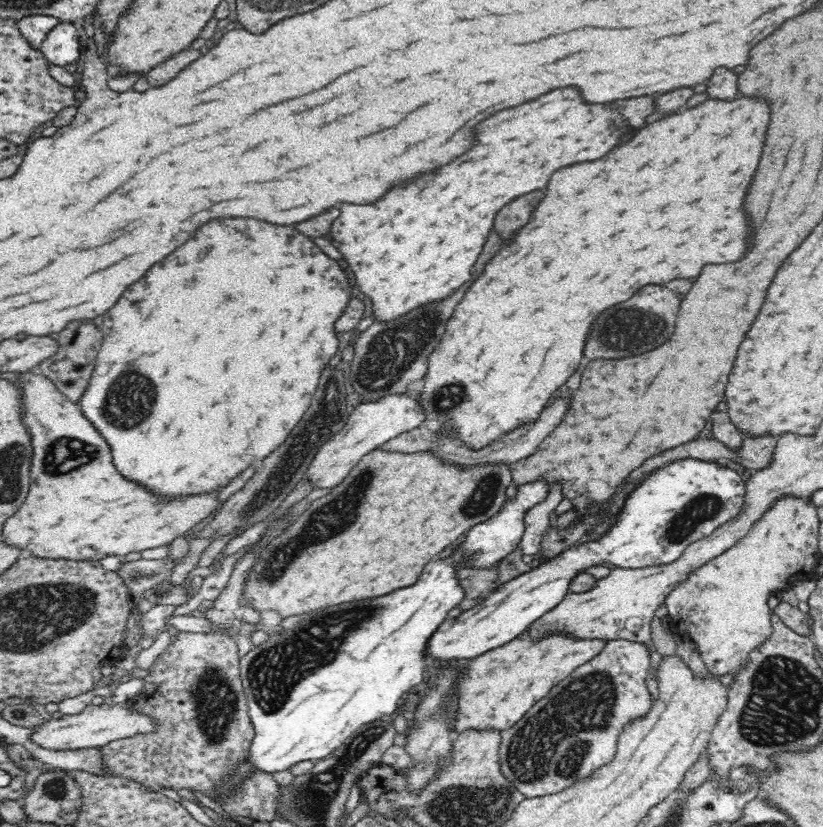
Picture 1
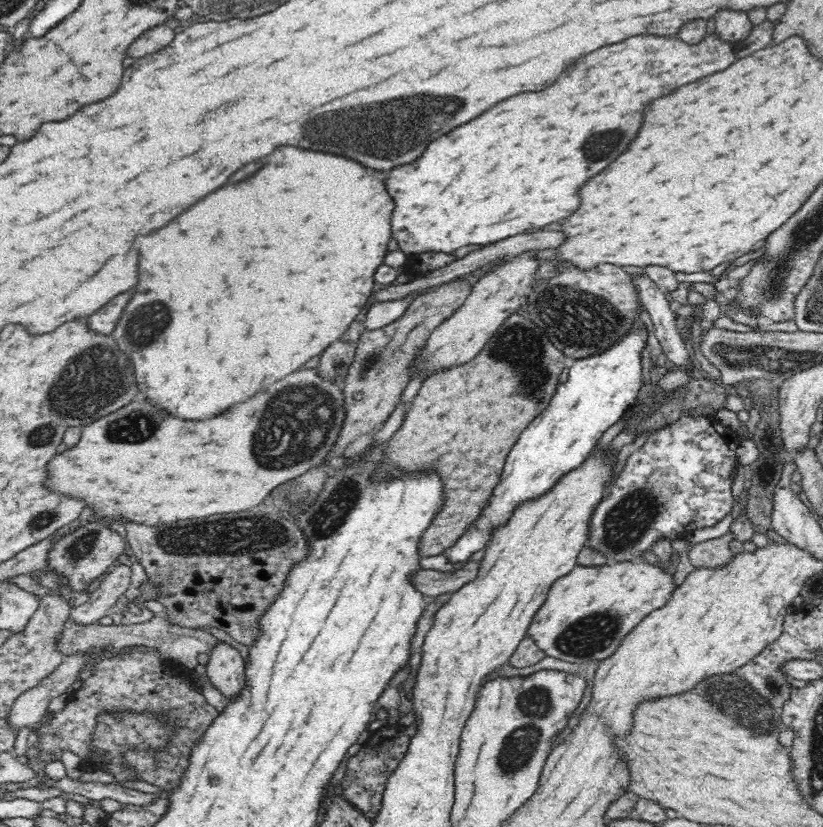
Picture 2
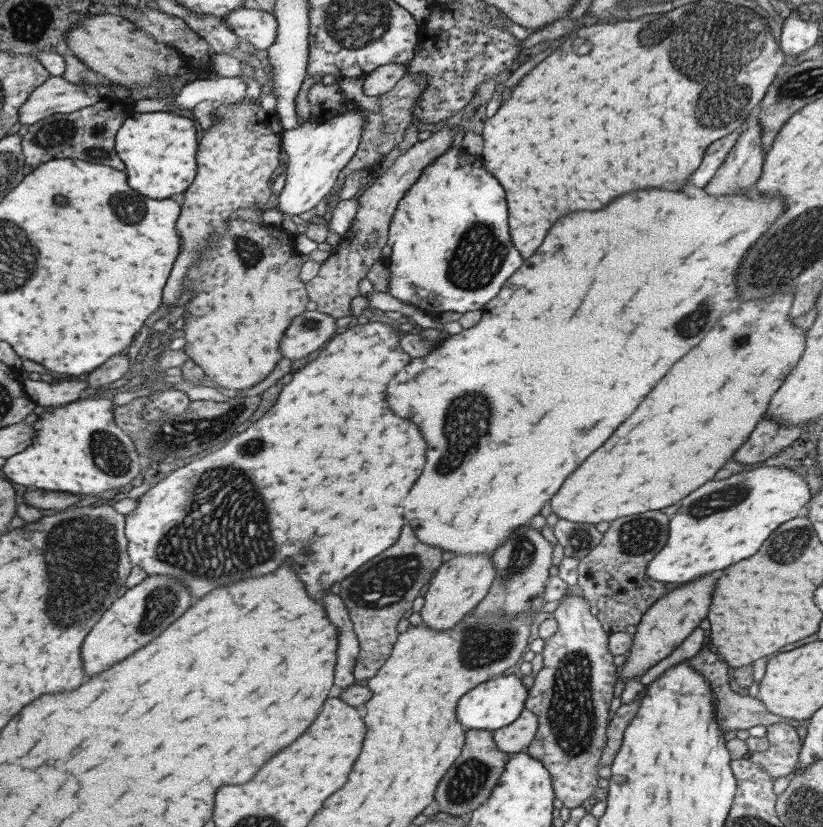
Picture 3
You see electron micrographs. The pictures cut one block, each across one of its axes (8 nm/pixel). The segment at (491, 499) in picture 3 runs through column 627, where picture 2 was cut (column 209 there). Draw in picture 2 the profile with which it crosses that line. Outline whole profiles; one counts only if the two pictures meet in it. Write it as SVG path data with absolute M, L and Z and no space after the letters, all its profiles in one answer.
M290 146L276 148L274 154L268 156L268 164L262 168L262 172L256 172L256 176L236 186L224 186L208 194L198 204L194 204L194 208L174 218L168 226L144 236L138 254L138 286L128 306L124 308L112 337L120 352L124 352L132 360L138 390L146 394L152 406L158 406L160 410L180 420L208 420L212 416L224 414L234 404L252 398L256 392L296 372L310 358L322 354L334 340L338 340L348 330L350 322L354 322L354 318L362 312L362 306L364 311L367 308L373 294L370 288L375 284L374 272L383 264L387 254L386 244L392 234L390 216L394 202L386 192L384 178L376 178L372 174L372 170L348 162L342 156L308 152Z

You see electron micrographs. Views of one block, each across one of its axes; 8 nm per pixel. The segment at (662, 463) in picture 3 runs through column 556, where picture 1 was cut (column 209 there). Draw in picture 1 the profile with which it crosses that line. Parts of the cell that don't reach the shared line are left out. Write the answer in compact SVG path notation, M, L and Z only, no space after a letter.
M37 369L19 373L18 384L22 388L23 422L32 434L34 458L32 458L32 486L26 502L4 524L4 540L18 548L30 550L34 556L44 559L99 561L106 556L124 557L131 552L142 552L158 546L170 545L178 536L194 528L208 518L220 504L218 492L194 494L186 498L160 498L144 486L126 480L112 464L110 446L100 432L84 416L76 403L70 402Z

